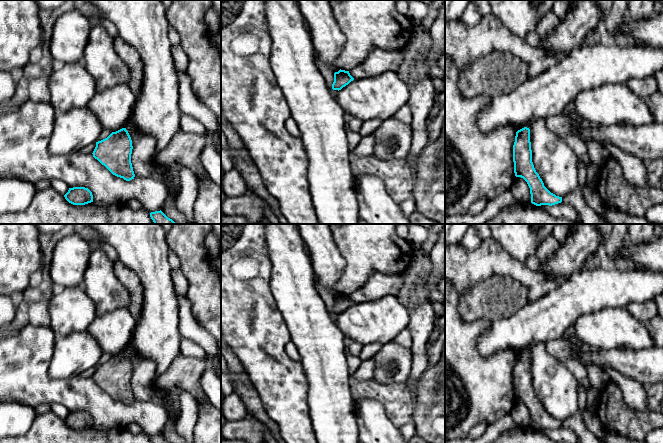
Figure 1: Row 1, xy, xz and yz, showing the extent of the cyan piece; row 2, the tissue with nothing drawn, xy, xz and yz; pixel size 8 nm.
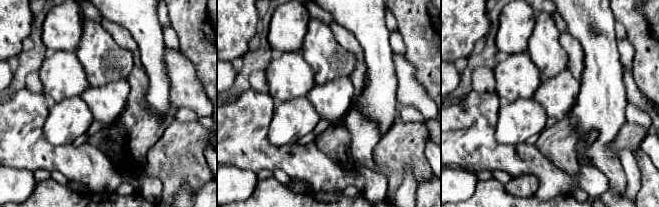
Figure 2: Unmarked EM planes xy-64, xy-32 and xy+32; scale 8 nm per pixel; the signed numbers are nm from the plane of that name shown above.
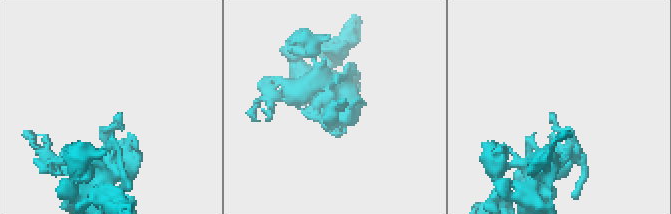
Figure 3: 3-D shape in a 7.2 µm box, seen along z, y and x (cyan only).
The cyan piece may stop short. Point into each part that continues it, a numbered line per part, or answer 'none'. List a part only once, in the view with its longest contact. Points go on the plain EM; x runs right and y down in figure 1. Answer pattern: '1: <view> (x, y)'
none

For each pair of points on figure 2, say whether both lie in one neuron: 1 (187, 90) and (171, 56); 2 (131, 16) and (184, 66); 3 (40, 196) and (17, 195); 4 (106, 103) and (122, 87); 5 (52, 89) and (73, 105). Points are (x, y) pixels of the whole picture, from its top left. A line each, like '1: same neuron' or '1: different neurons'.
1: same neuron
2: different neurons
3: different neurons
4: same neuron
5: different neurons

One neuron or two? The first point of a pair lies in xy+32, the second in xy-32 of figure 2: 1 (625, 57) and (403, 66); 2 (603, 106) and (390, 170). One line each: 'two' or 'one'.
1: two
2: two

